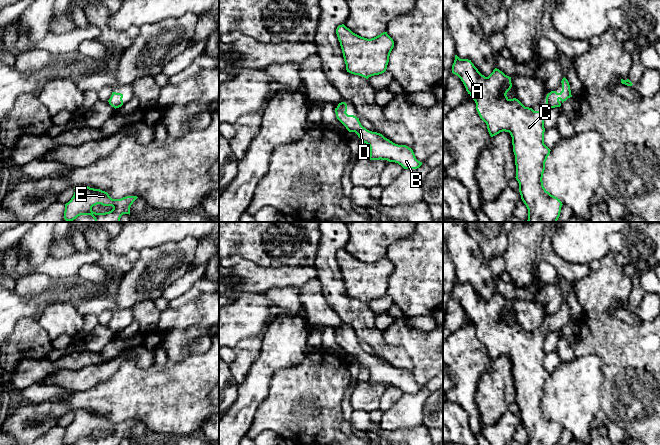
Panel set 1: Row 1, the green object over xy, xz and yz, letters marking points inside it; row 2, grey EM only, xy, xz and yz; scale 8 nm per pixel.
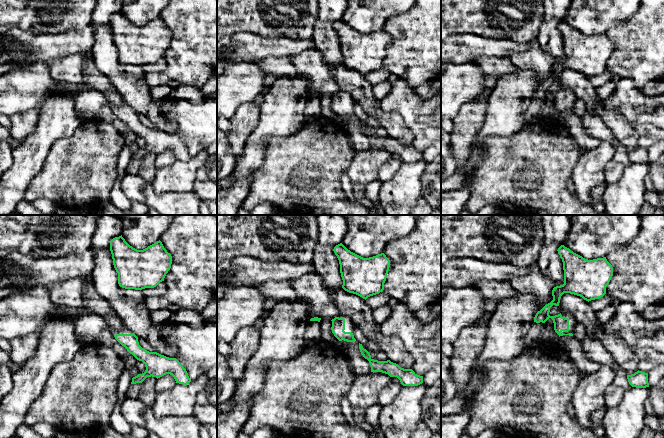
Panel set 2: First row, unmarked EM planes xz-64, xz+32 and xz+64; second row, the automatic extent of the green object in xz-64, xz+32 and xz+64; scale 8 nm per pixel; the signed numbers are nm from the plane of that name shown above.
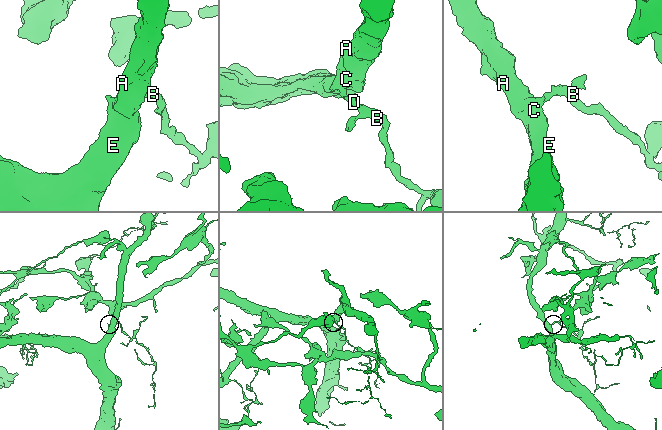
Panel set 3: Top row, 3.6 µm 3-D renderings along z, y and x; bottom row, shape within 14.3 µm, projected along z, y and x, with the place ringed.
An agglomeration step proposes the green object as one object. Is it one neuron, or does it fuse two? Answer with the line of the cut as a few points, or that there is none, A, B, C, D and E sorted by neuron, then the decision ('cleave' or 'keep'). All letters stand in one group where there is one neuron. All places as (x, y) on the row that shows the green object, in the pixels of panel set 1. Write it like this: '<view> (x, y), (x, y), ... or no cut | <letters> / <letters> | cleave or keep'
no cut | A B C D E | keep

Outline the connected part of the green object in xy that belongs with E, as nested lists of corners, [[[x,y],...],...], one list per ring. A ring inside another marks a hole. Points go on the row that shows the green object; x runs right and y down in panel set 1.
[[[77,186],[74,189],[73,197],[65,204],[66,221],[73,221],[80,215],[91,215],[95,222],[120,222],[123,214],[130,215],[130,207],[138,198],[126,196],[121,199],[112,199],[107,192],[88,186]],[[97,204],[112,206],[113,209],[105,213],[93,212],[92,207]]]

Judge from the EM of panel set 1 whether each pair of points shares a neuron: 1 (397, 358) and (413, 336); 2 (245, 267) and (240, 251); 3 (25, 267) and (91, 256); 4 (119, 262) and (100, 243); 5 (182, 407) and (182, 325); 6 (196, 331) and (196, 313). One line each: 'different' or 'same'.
1: different
2: different
3: same
4: same
5: different
6: same

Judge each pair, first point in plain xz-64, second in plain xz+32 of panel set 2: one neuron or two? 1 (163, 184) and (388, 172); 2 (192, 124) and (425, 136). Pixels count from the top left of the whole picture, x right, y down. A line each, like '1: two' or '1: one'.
1: two
2: one

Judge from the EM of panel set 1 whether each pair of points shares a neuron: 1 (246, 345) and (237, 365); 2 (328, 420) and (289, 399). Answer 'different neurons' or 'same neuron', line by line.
1: same neuron
2: same neuron

